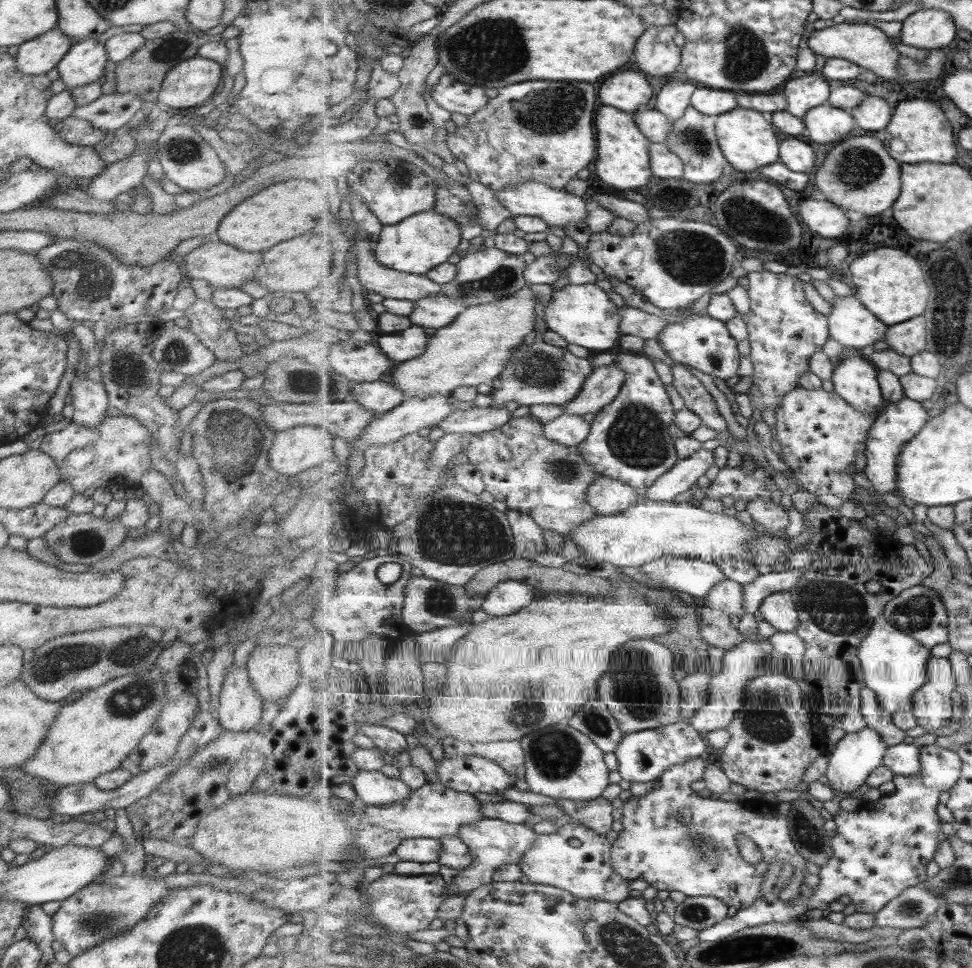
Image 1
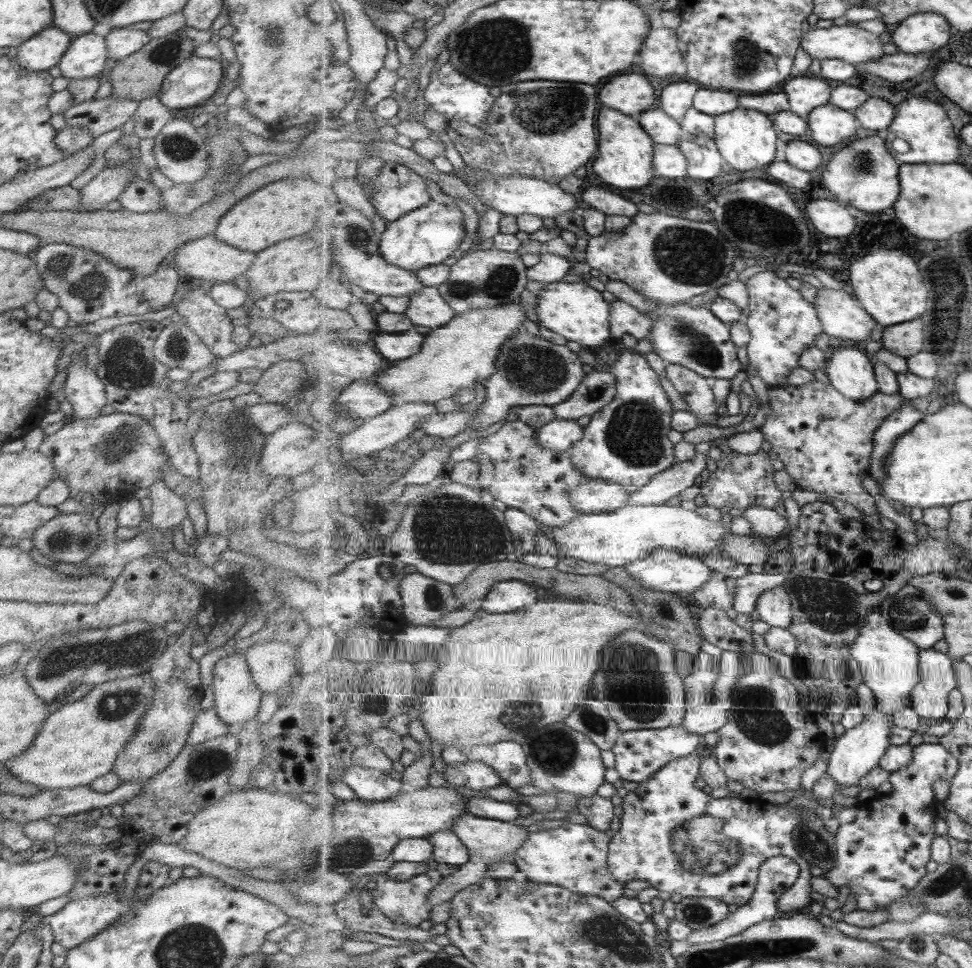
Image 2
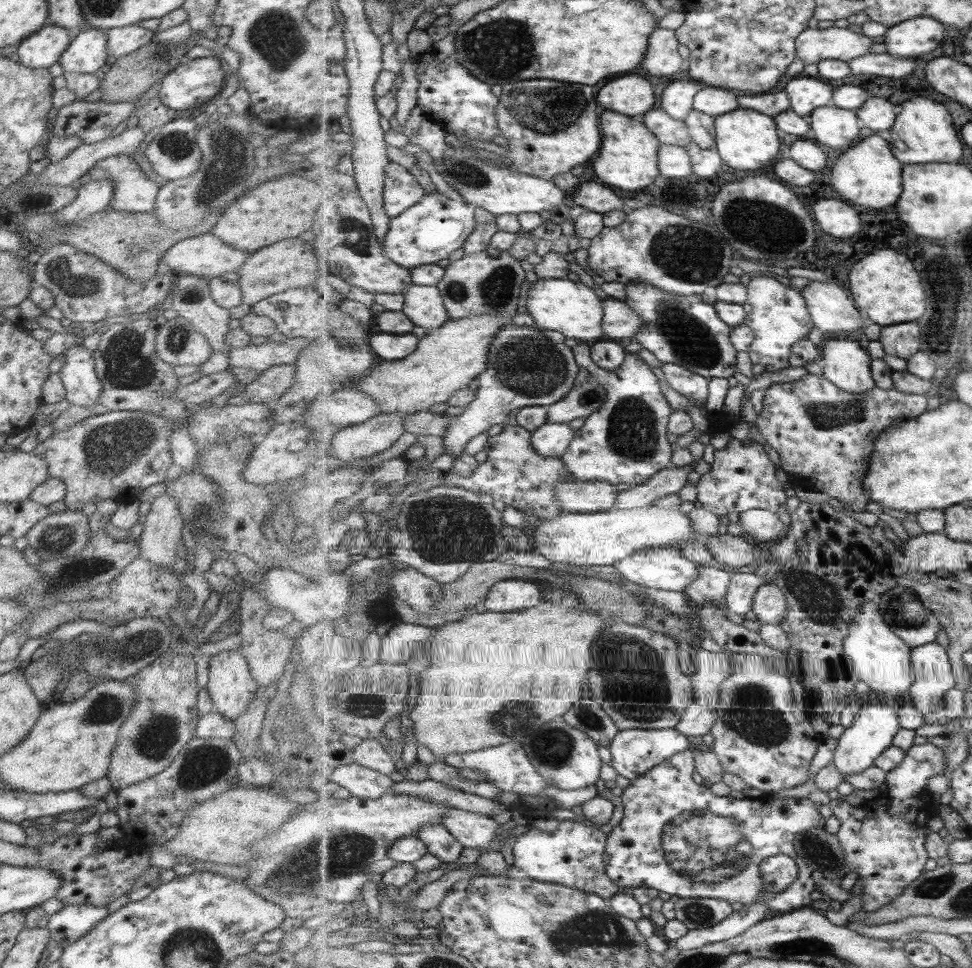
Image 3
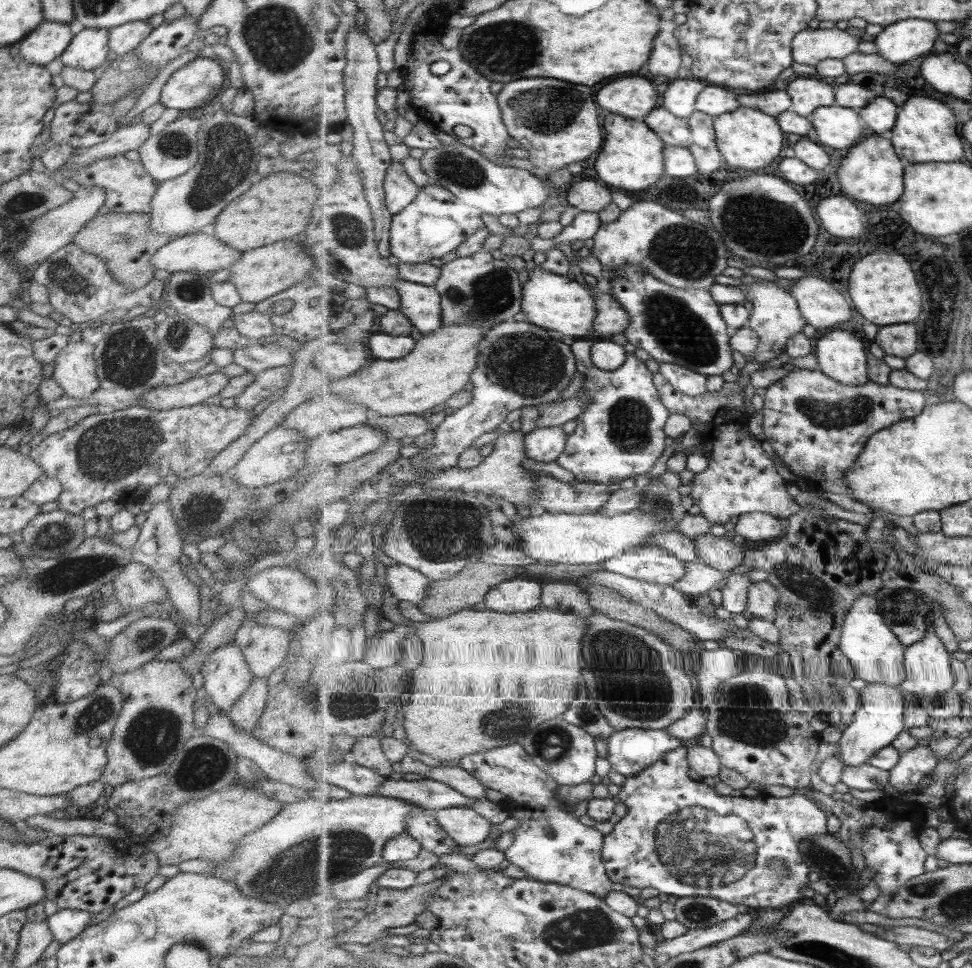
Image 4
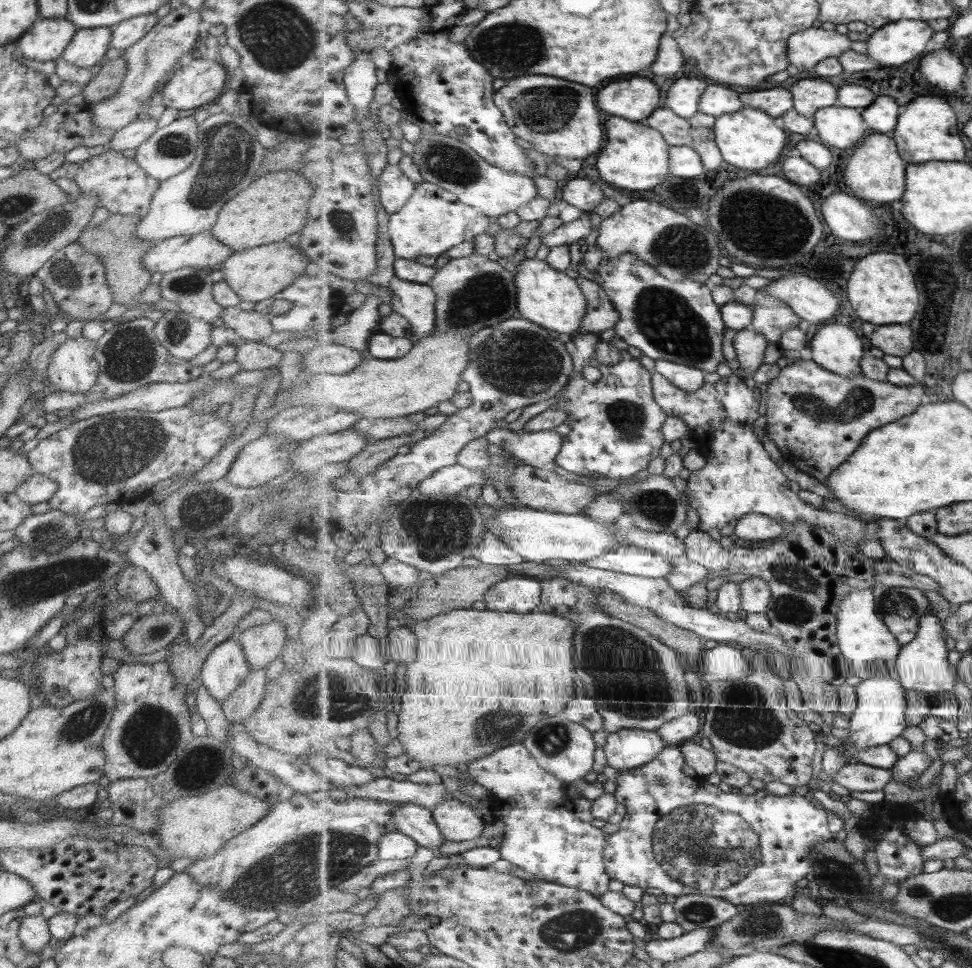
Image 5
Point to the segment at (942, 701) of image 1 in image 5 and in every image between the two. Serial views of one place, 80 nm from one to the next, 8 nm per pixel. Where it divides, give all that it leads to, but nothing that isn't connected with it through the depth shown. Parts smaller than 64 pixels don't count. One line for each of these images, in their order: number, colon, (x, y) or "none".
2: (930, 699)
3: (934, 674)
4: (930, 675)
5: (922, 665)

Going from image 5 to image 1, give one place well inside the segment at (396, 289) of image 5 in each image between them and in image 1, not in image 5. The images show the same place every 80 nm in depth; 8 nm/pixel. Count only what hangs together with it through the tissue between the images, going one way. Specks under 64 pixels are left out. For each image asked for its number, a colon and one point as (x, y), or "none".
1: (438, 311)
2: (427, 307)
3: (424, 305)
4: (422, 304)

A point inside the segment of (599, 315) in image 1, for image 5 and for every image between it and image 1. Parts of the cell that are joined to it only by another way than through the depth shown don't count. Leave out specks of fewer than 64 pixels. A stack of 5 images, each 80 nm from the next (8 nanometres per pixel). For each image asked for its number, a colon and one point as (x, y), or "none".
2: (576, 311)
3: (569, 307)
4: (552, 301)
5: (548, 297)

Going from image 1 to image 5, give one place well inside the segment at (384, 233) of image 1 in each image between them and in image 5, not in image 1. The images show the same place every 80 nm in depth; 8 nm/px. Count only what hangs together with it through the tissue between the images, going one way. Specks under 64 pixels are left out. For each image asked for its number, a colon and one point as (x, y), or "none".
2: (427, 236)
3: (437, 226)
4: (437, 222)
5: (434, 221)

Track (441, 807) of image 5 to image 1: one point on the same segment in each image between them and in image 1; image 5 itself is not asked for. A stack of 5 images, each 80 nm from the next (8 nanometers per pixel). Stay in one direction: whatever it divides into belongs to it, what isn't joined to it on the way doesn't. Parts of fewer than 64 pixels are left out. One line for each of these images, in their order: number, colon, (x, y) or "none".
1: (492, 842)
2: (488, 840)
3: (472, 829)
4: (466, 827)

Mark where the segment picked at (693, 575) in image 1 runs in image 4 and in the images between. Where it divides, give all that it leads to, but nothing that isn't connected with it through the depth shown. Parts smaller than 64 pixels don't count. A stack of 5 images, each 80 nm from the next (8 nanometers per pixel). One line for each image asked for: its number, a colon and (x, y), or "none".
2: (664, 570)
3: (661, 568)
4: (649, 563)

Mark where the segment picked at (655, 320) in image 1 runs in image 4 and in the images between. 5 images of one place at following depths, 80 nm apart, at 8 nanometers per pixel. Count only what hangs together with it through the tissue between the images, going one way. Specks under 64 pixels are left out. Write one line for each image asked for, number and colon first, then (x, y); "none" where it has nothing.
2: (625, 320)
3: (620, 321)
4: (612, 318)

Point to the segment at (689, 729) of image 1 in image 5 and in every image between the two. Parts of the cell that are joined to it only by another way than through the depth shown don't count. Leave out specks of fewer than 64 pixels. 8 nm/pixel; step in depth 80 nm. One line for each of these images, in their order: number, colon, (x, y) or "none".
2: (639, 754)
3: (634, 752)
4: (630, 751)
5: (625, 750)

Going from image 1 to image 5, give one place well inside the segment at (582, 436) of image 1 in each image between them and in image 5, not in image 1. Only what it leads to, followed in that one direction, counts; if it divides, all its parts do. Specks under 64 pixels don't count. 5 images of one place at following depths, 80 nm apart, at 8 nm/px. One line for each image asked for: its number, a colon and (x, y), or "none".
2: (561, 435)
3: (550, 440)
4: (542, 444)
5: (539, 449)

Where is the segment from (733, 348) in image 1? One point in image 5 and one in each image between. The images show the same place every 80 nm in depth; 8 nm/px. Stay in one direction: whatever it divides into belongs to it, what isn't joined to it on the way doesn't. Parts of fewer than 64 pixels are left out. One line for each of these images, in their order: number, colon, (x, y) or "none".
2: (686, 334)
3: (685, 330)
4: (685, 326)
5: (680, 321)

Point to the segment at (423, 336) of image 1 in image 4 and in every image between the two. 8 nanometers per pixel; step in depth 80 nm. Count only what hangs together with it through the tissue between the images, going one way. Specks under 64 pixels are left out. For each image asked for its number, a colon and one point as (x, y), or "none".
2: (393, 347)
3: (387, 346)
4: (384, 346)

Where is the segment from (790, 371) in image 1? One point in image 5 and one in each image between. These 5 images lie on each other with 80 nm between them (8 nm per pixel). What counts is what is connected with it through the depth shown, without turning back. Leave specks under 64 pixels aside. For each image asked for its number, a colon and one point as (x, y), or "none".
2: (783, 323)
3: (780, 318)
4: (776, 316)
5: (772, 317)

